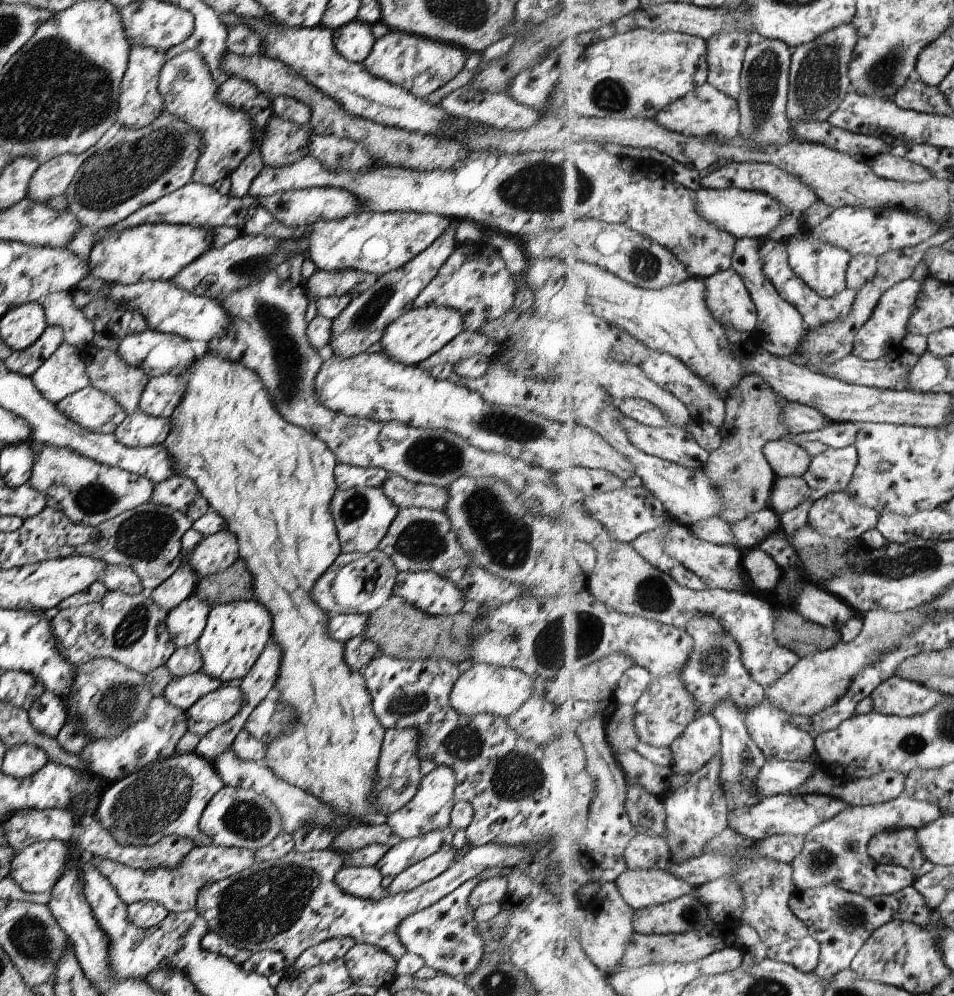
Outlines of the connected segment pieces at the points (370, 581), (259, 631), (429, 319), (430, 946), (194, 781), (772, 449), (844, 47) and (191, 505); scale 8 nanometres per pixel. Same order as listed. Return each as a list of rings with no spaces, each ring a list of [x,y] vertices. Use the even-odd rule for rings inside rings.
[[[377,548],[366,553],[340,552],[313,586],[313,600],[325,612],[331,612],[329,618],[349,613],[368,615],[391,596],[397,573],[391,559]]]
[[[254,598],[211,607],[205,626],[194,642],[202,660],[200,670],[221,682],[238,683],[270,640],[271,623],[267,609]]]
[[[412,307],[405,314],[389,323],[382,332],[381,351],[387,357],[404,365],[416,365],[430,354],[438,351],[462,330],[462,318],[459,312],[449,307]]]
[[[478,876],[468,879],[430,907],[403,917],[395,927],[395,934],[406,952],[419,955],[425,966],[452,977],[464,978],[476,971],[483,956],[484,940],[476,929],[478,923],[468,905],[468,894],[478,882]]]
[[[174,752],[167,758],[153,761],[143,768],[130,772],[127,776],[121,777],[121,780],[106,783],[99,793],[93,816],[120,845],[151,847],[161,838],[175,835],[181,839],[189,839],[195,847],[206,847],[212,844],[212,840],[198,829],[198,820],[209,799],[222,786],[221,777],[216,773],[211,762],[195,752],[185,754]]]
[[[783,439],[769,441],[764,453],[779,477],[803,477],[815,458],[803,446]]]
[[[851,22],[826,32],[813,43],[794,48],[788,94],[788,117],[792,122],[805,120],[822,123],[840,110],[841,104],[851,90],[852,80],[849,71],[857,41],[858,30]]]
[[[177,474],[155,483],[150,500],[155,504],[181,512],[192,522],[209,510],[206,500],[199,494],[194,482]]]

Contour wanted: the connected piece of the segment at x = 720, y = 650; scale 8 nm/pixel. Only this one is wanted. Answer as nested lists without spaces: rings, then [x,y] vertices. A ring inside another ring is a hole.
[[[695,616],[684,627],[693,636],[696,648],[679,677],[695,698],[697,717],[713,715],[715,706],[725,700],[735,703],[742,714],[759,707],[766,697],[766,689],[751,676],[742,661],[740,646],[721,624],[711,616]]]

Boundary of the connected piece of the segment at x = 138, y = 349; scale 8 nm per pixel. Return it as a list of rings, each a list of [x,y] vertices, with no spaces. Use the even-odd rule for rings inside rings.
[[[149,328],[142,333],[124,336],[115,352],[149,379],[167,374],[185,360],[189,364],[189,358],[193,358],[193,350],[187,339]]]

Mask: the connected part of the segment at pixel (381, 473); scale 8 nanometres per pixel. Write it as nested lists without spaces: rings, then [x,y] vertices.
[[[345,463],[334,466],[336,488],[344,491],[355,487],[379,487],[388,477],[389,472],[377,467],[352,467]]]

